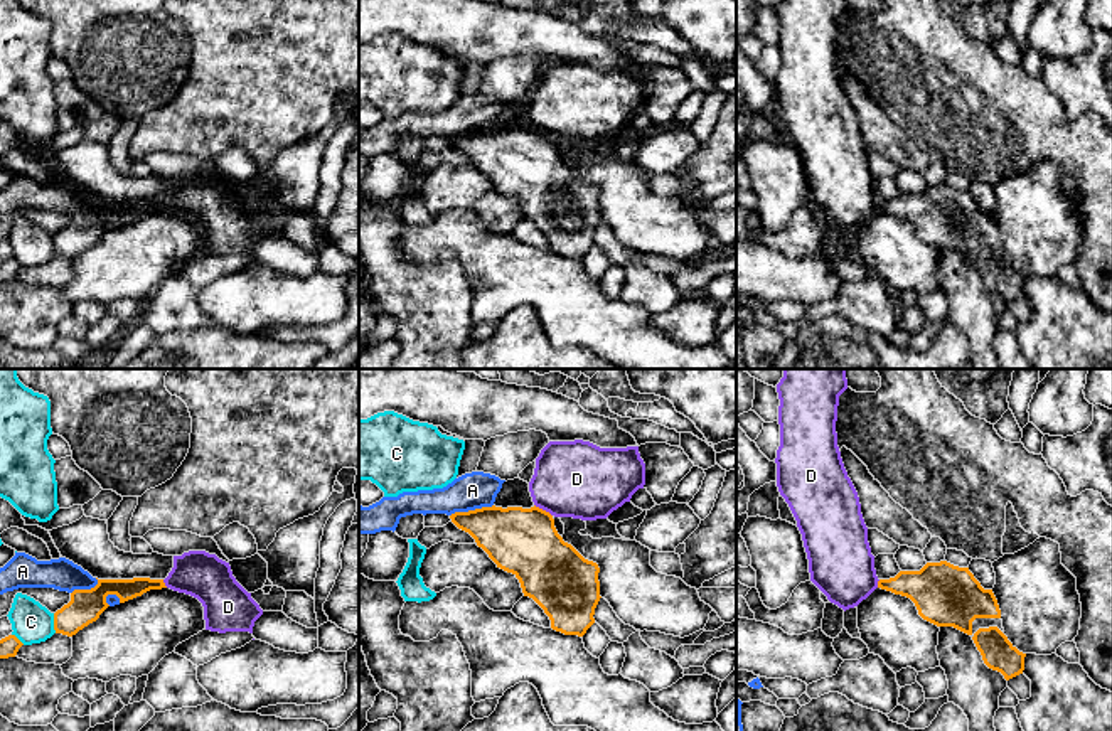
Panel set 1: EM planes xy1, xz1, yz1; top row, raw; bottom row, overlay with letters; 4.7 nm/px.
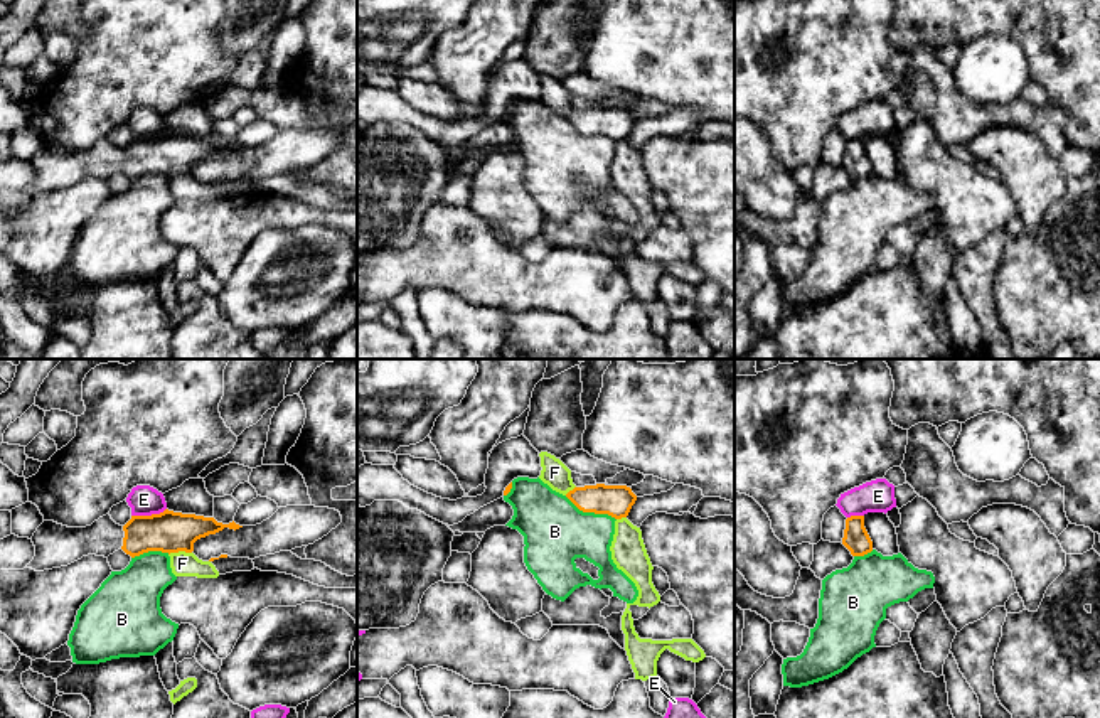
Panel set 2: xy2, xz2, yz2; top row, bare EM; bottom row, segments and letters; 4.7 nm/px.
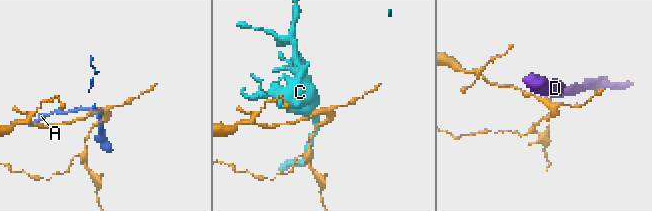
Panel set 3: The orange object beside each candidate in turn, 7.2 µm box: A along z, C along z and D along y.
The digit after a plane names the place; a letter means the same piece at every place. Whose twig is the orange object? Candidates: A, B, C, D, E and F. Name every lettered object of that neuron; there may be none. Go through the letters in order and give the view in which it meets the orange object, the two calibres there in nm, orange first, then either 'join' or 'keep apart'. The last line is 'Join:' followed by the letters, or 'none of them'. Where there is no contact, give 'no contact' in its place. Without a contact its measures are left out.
A: contact in xz1; calibres 300 and 180 nm; keep apart
B: contact in xz2; calibres 150 and 300 nm; keep apart
C: contact in xy1; calibres 160 and 190 nm; keep apart
D: contact in xz1; calibres 320 and 360 nm; keep apart
E: contact in xy2; calibres 200 and 140 nm; keep apart
F: contact in xy2; calibres 200 and 120 nm; keep apart
Join: none of them

